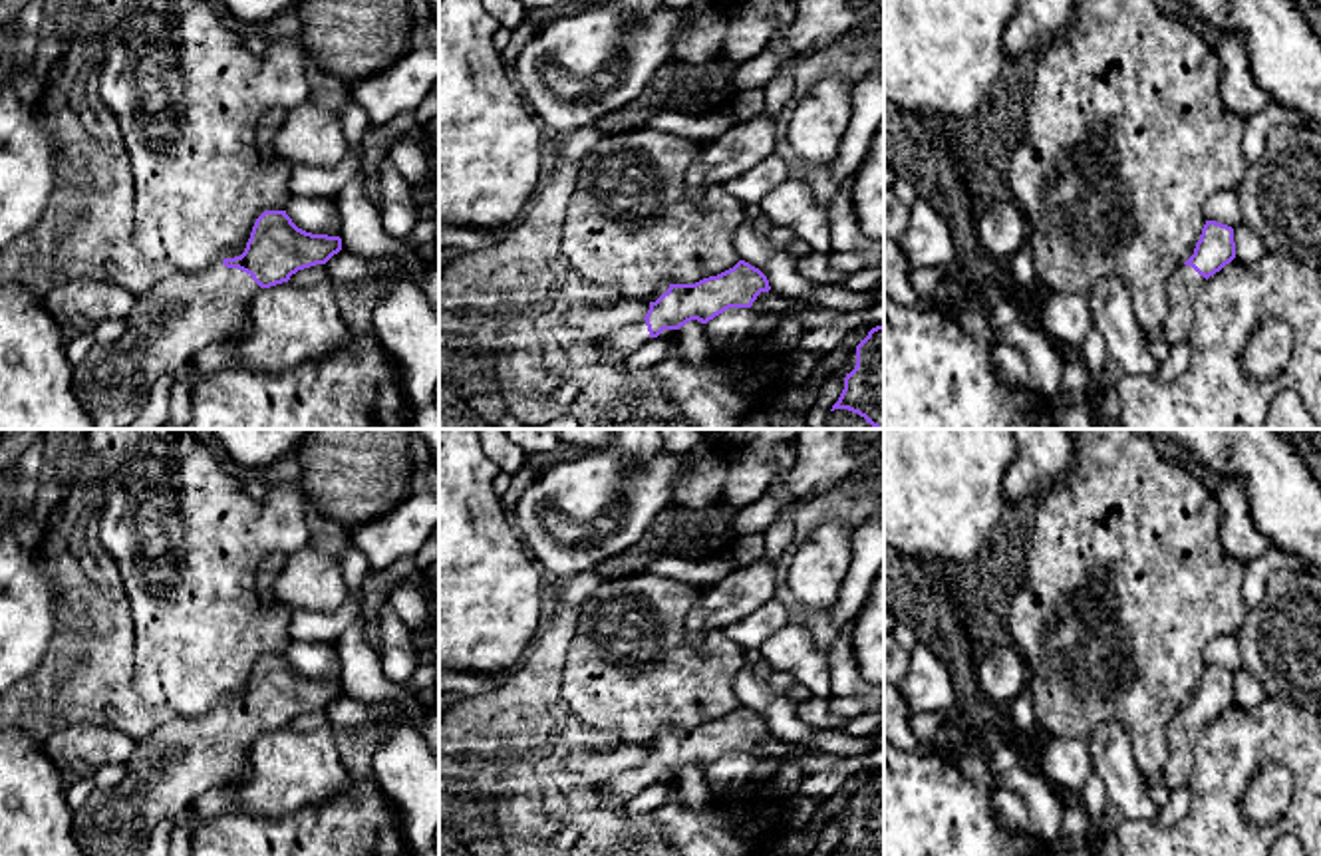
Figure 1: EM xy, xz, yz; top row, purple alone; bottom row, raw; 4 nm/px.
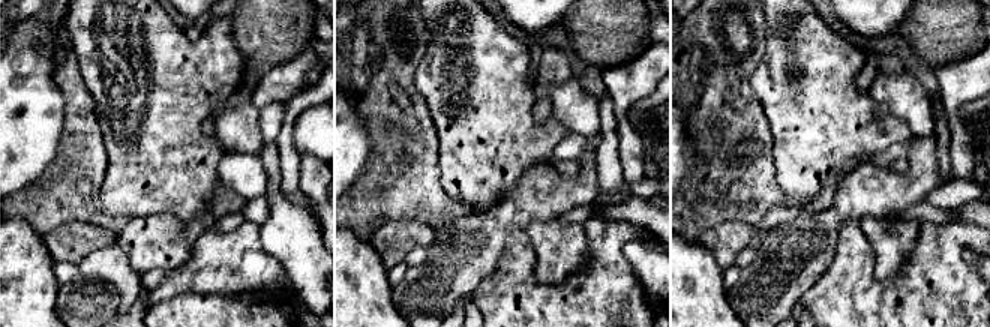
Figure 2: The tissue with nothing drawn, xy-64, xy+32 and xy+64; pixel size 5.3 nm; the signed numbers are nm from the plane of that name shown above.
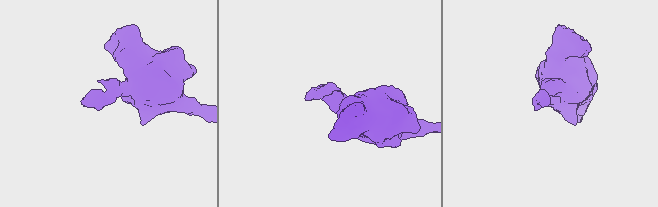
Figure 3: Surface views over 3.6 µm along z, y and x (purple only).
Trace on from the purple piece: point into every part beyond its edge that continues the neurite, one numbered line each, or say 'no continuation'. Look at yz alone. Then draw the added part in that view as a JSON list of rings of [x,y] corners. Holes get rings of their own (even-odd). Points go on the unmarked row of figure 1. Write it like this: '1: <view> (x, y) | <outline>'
1: yz (1182, 731) | [[[1186,709],[1168,723],[1168,755],[1160,773],[1170,790],[1188,786],[1194,771],[1194,749],[1204,727],[1206,723]]]

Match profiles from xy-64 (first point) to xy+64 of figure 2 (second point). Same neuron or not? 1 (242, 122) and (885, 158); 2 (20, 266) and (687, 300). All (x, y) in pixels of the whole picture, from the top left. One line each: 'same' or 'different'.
1: different
2: same

